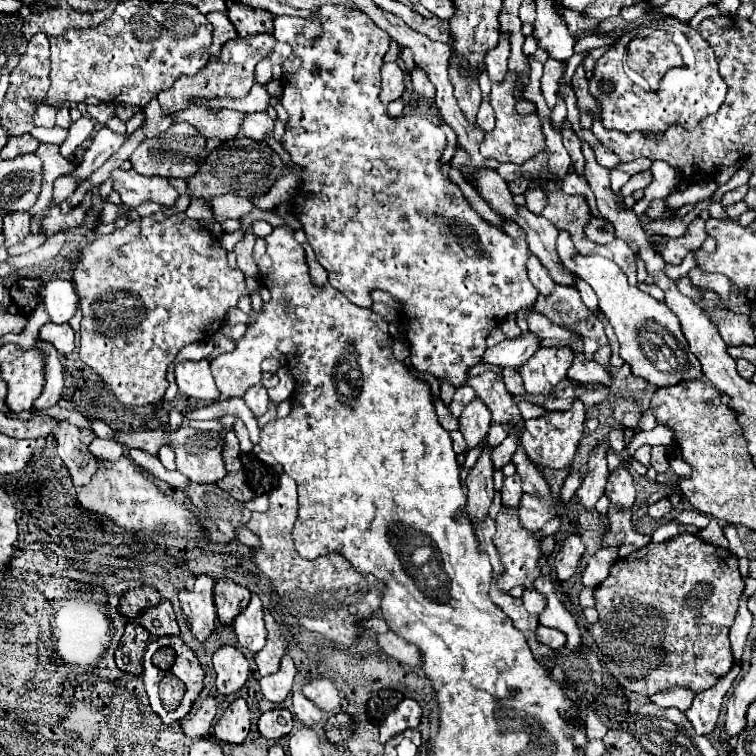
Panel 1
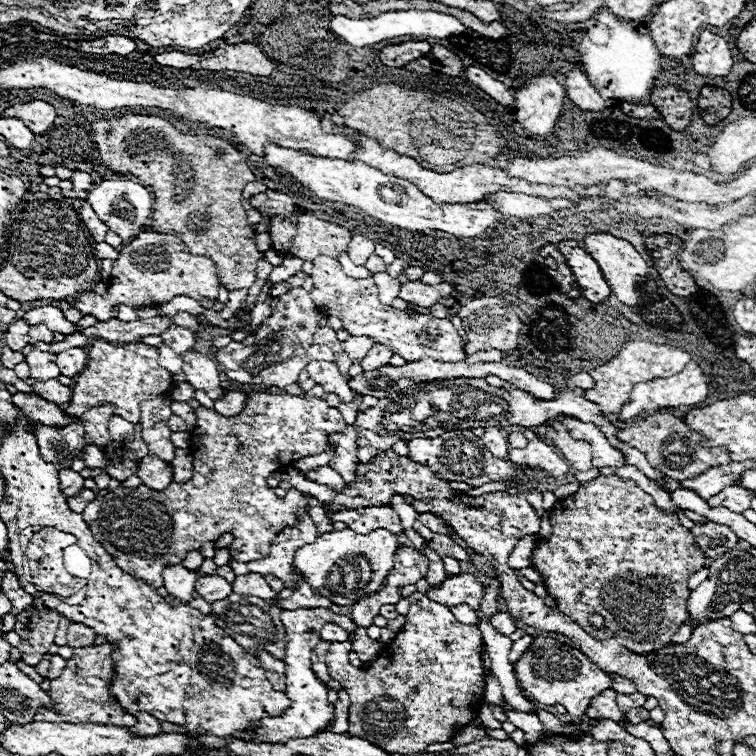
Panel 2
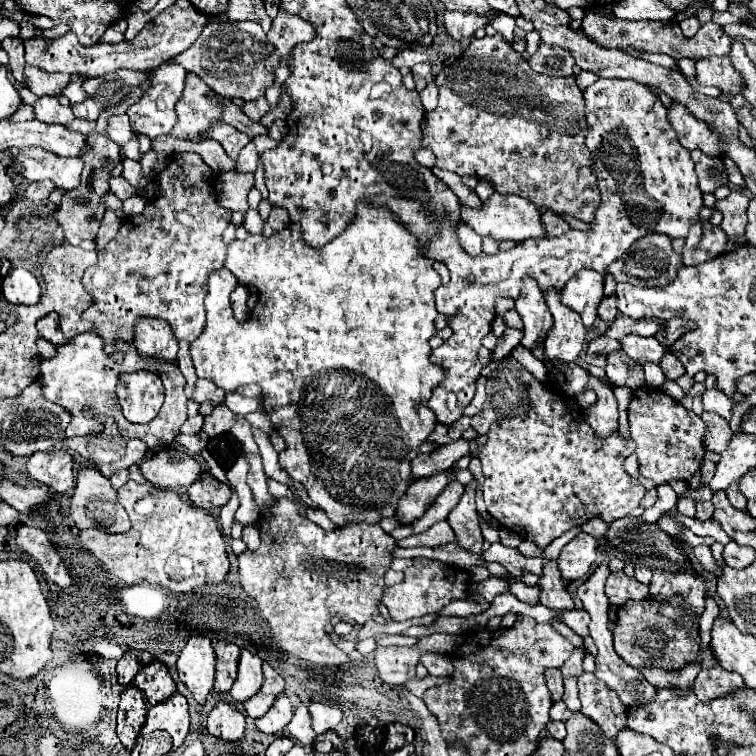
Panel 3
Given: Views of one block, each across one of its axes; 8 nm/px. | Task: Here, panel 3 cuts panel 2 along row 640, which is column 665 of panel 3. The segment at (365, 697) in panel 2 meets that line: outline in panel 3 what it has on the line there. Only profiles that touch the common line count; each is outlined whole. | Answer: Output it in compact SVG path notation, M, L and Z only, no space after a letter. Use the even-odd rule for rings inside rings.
M654 386L638 388L628 406L628 420L630 420L630 437L636 443L640 476L648 476L656 484L666 484L674 478L690 480L700 470L706 454L704 448L706 424L698 414L686 410L662 388L654 388Z

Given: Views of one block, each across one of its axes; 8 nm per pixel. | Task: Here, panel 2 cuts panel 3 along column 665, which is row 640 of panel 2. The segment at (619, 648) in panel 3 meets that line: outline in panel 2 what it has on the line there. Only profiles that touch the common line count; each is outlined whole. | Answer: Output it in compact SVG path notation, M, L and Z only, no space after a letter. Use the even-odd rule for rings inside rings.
M598 476L590 482L582 482L574 496L558 500L550 518L552 536L536 544L532 566L542 574L546 590L556 600L558 610L572 616L588 634L600 640L616 638L630 652L650 654L668 646L672 634L676 634L688 616L688 578L704 566L704 556L692 542L690 530L684 528L674 514L656 508L652 496L636 482L618 476ZM592 614L602 616L602 628L590 624Z

